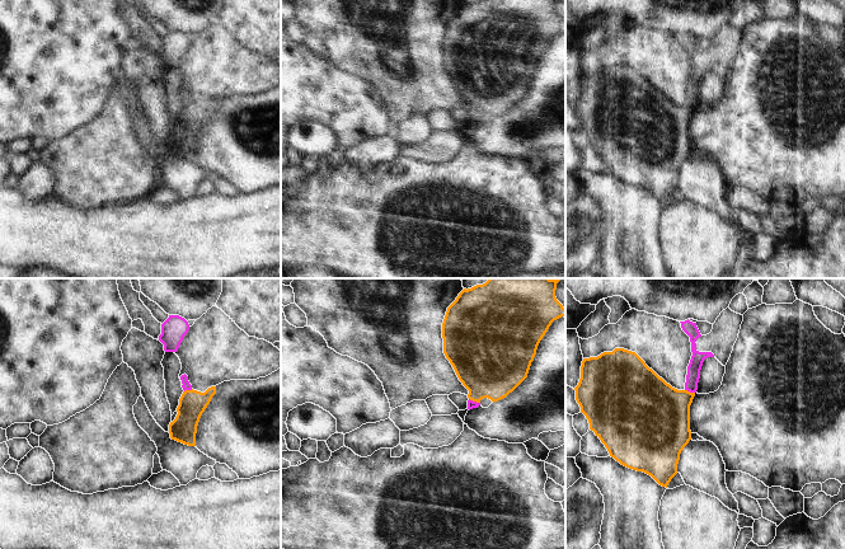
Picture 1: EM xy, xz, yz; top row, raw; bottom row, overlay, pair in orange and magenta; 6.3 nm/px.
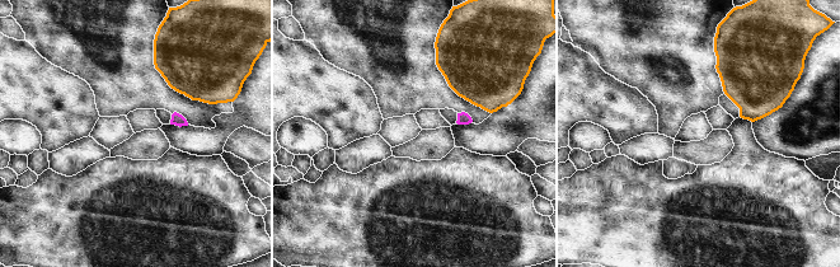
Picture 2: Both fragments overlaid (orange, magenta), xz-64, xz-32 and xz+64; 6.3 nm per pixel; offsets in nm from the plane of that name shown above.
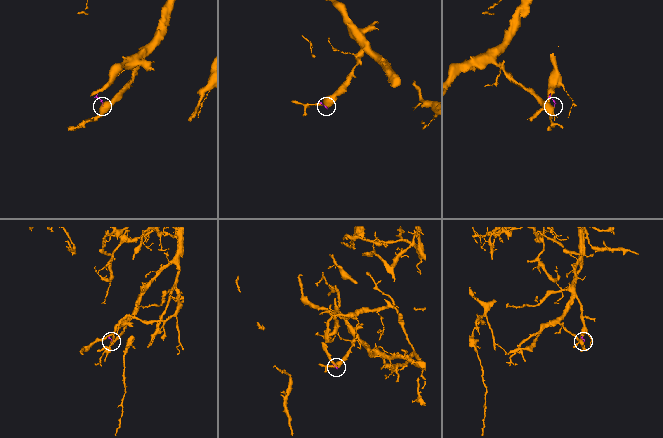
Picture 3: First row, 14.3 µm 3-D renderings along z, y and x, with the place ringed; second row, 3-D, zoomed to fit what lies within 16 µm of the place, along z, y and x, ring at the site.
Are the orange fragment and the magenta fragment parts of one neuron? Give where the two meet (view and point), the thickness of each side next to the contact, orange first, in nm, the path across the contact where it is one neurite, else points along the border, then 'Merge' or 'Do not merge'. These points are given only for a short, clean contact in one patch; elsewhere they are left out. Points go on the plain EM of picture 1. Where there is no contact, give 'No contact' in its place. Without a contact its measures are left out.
Touches orange at yz (689, 107). Thickness 400 nm (orange) against 90 nm. Path across: yz (657, 130), (672, 122), (689, 107), (694, 83). Merge.

